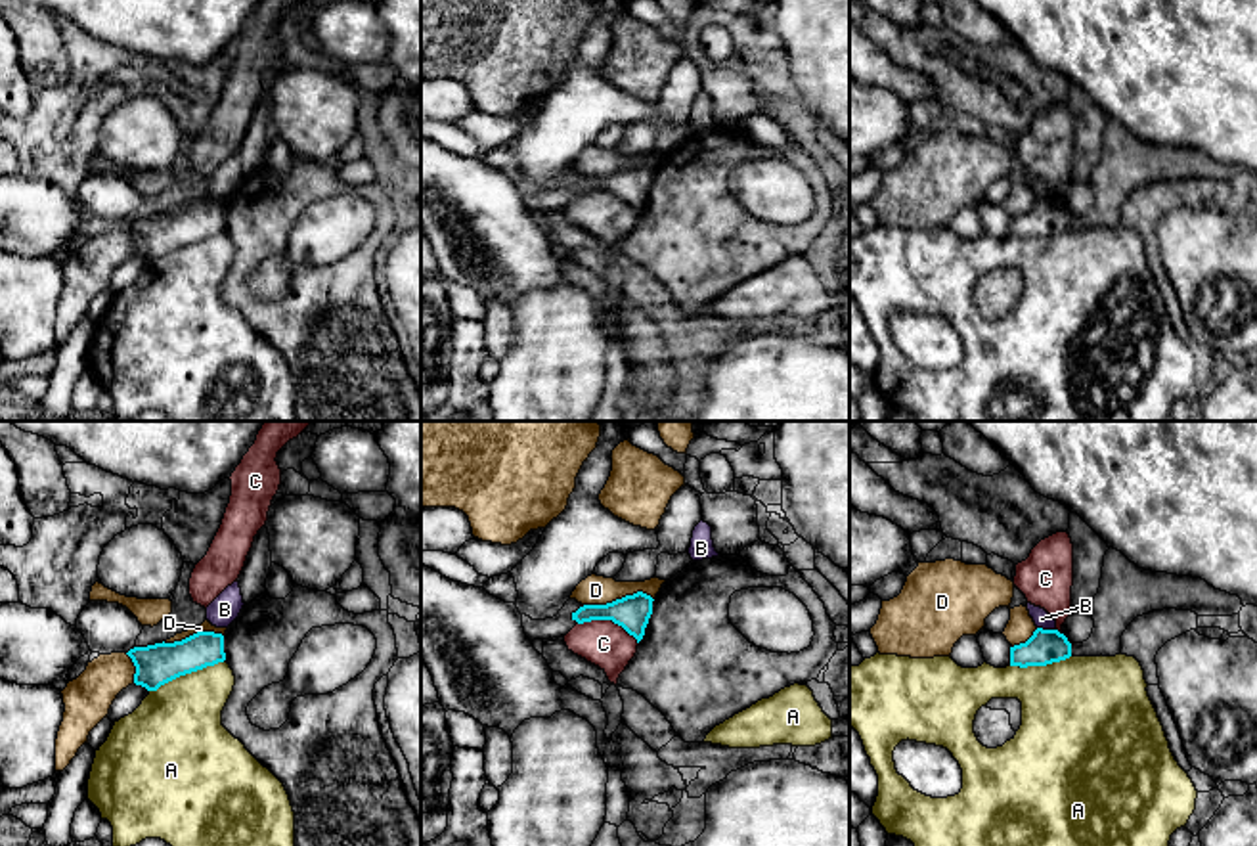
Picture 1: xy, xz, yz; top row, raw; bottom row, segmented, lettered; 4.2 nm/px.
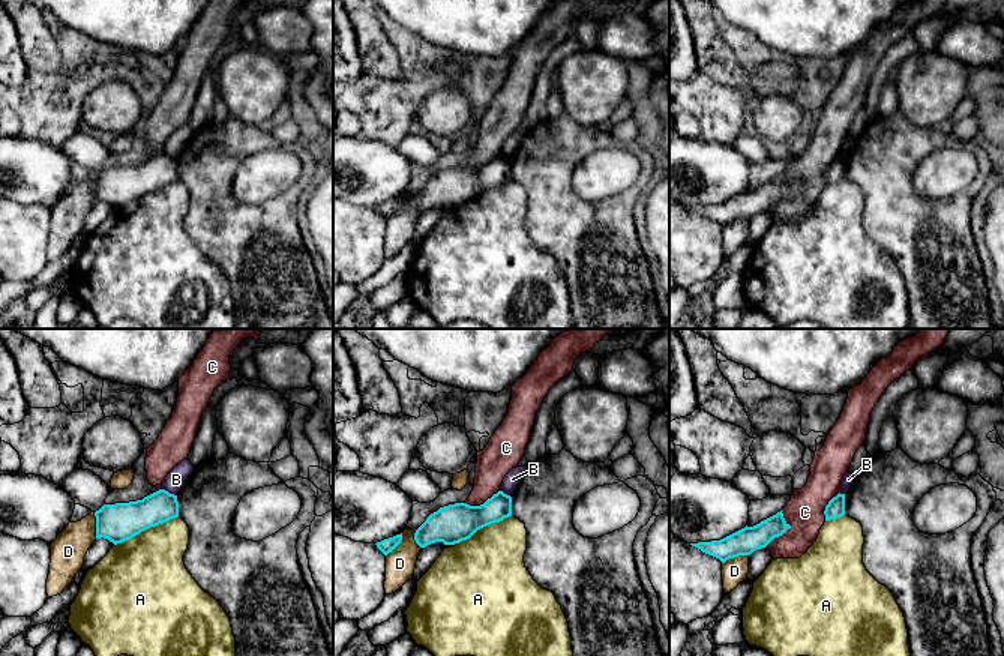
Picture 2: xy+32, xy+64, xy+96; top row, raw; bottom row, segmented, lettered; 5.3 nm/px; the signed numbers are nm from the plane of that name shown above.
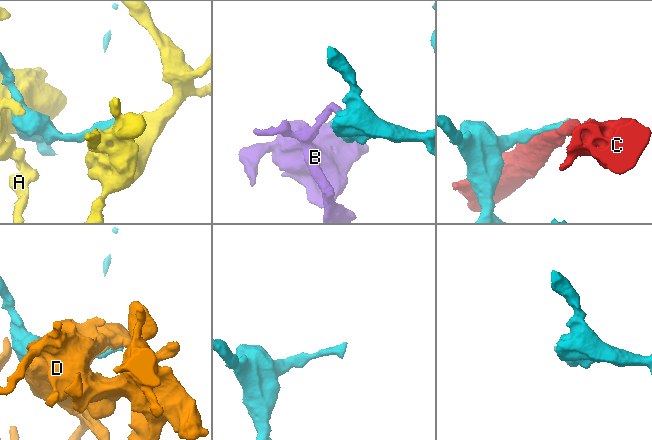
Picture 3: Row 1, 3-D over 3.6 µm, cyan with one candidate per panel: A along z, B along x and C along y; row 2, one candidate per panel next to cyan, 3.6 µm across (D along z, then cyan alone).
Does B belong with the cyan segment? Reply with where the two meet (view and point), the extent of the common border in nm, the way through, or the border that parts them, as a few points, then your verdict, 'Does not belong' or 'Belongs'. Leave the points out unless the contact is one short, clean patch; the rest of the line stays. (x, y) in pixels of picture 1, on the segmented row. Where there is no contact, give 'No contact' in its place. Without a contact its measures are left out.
Touches cyan at yz (1047, 630). Shared border 80 nm. Boundary: yz (1037, 626), (1055, 630). Does not belong

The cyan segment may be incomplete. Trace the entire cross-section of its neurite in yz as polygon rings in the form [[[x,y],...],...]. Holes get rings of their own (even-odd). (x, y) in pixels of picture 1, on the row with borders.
[[[1037,628],[1033,635],[1020,645],[1010,647],[1010,666],[1047,666],[1071,657],[1071,643],[1058,630]]]

